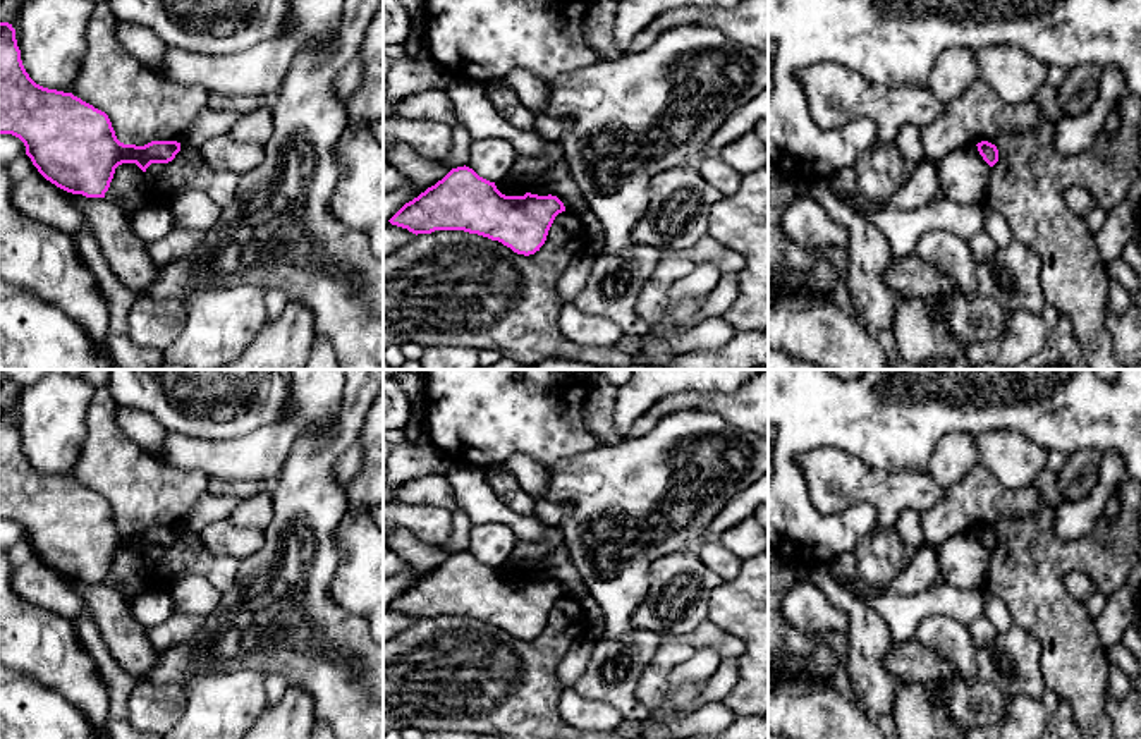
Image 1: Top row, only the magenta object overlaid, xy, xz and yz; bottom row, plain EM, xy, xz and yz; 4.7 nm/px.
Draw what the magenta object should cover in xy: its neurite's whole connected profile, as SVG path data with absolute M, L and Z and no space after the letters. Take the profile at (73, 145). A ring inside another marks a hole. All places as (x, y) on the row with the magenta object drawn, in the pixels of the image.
M0 22L0 134L19 137L26 155L46 180L86 198L105 198L115 168L122 163L136 163L146 172L151 163L168 163L180 151L177 141L124 144L105 112L72 93L36 84L22 65L15 29L9 22Z

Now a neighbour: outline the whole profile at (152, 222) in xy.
M149 199L131 215L131 225L144 244L163 239L175 229L172 201Z

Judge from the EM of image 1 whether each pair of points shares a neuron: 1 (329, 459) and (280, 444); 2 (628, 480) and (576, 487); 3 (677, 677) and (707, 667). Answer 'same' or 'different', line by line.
1: different
2: same
3: same

